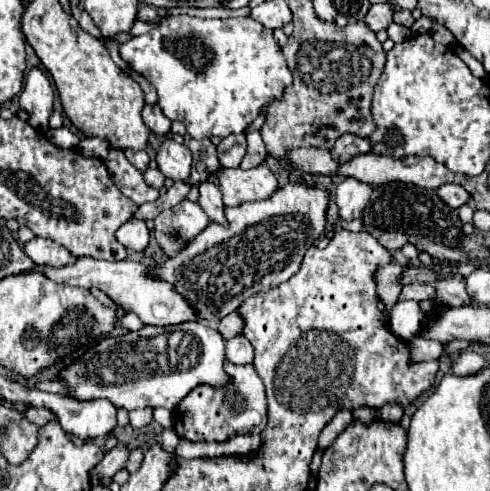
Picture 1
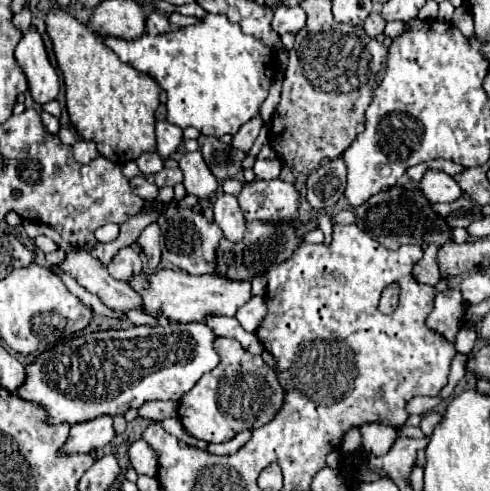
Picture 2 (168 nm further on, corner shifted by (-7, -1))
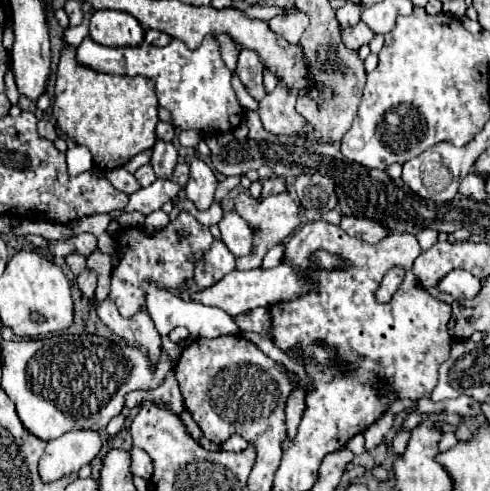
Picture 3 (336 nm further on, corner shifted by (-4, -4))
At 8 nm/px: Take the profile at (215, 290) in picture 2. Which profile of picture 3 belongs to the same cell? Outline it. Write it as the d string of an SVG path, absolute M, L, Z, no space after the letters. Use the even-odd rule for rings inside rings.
M279 264L277 268L271 268L271 270L263 270L263 268L255 268L249 272L233 270L231 274L223 276L213 286L191 292L189 300L205 304L205 306L217 306L217 308L225 310L227 314L237 316L245 310L253 310L259 306L271 306L271 304L281 302L281 300L293 300L301 292L307 292L307 290L309 290L309 278L303 272L295 272L287 264Z

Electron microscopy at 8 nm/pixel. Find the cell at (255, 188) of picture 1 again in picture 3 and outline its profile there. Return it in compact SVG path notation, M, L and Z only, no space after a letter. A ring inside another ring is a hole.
M241 192L235 196L235 210L239 212L239 216L249 224L249 228L253 230L253 250L249 256L237 258L237 270L251 270L251 268L259 268L263 256L275 246L281 244L297 226L299 226L299 208L295 204L295 200L289 196L289 192L281 192L281 194L271 194L265 198L253 198L247 192Z

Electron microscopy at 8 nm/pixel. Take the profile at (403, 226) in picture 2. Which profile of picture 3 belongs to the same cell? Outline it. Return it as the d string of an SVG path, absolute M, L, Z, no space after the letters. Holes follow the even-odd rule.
M343 216L341 224L339 224L345 232L349 232L349 236L357 236L369 244L377 244L381 242L385 236L391 234L391 230L373 218L357 218L357 216Z

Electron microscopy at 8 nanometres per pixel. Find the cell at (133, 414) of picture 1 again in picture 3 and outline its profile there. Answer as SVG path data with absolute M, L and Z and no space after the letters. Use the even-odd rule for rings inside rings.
M173 372L169 374L169 380L165 380L165 384L163 384L161 388L129 392L129 396L125 398L127 408L141 406L143 402L155 402L157 406L167 406L167 408L169 408L173 414L177 414L177 416L185 410L183 398L181 398L181 392L179 392L179 388L177 388L177 380L175 380Z

